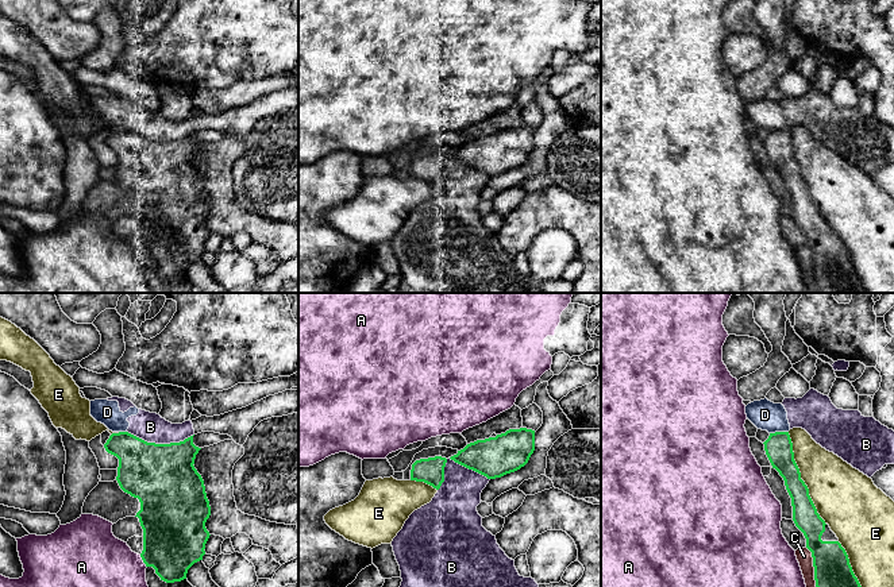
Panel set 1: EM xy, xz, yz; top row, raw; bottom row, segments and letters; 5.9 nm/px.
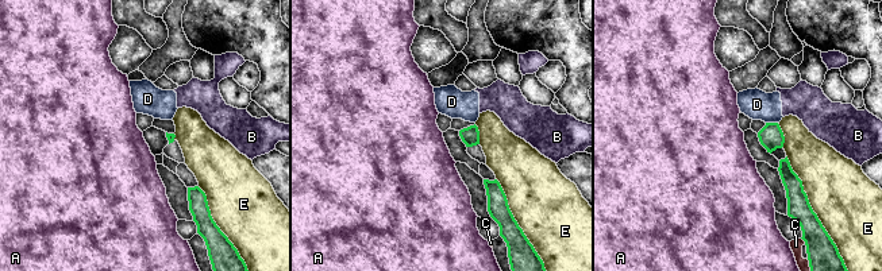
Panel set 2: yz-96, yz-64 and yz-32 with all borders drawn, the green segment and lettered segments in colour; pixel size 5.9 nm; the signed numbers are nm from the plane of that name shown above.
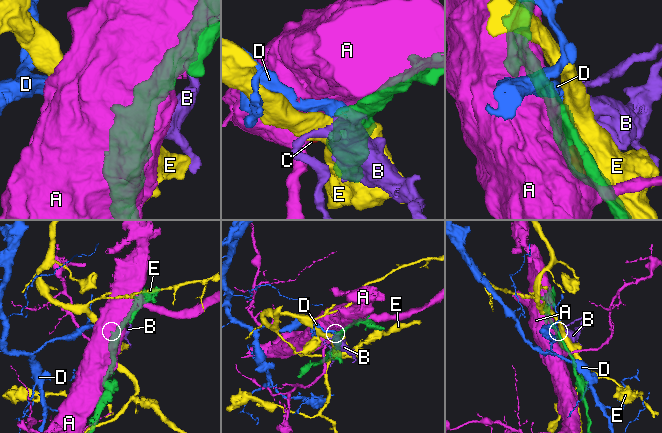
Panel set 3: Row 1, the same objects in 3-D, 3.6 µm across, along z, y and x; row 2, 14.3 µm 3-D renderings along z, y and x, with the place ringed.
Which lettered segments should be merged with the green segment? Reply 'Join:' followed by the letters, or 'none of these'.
Join: none of these

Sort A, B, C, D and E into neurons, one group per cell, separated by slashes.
A / B D / C / E

